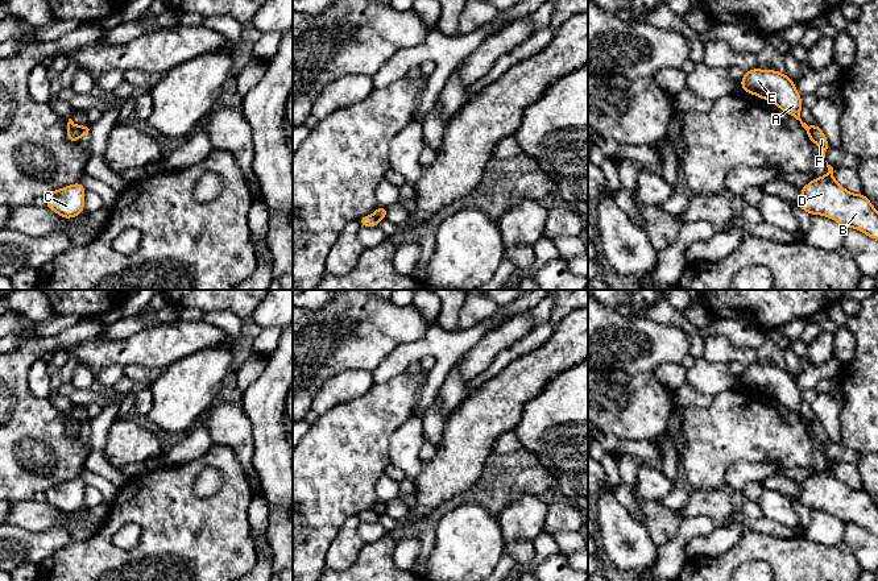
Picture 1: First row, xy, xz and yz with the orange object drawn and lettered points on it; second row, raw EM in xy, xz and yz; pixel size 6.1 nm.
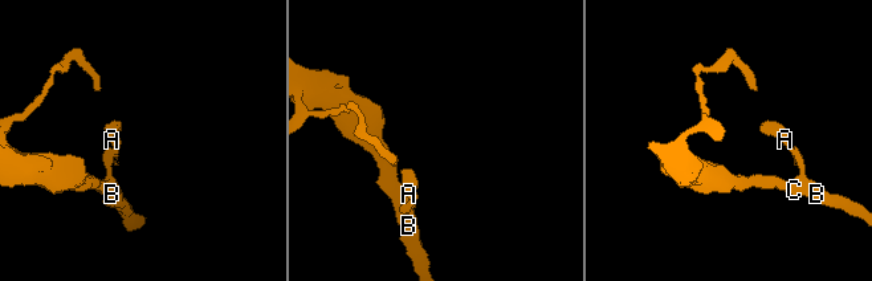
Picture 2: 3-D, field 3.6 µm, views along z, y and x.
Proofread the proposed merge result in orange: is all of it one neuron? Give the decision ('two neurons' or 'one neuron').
two neurons

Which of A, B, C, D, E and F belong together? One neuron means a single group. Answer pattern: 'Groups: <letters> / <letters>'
Groups: A E / B C D F

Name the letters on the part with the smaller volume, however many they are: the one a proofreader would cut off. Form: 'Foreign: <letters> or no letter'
Foreign: A, E

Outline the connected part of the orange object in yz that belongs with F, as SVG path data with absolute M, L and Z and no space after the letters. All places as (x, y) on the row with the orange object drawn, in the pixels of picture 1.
M817 124L811 126L809 140L821 148L823 157L825 158L825 152L828 149L829 142Z

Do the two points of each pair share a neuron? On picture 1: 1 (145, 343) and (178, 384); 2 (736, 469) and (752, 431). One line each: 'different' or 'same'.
1: different
2: different

